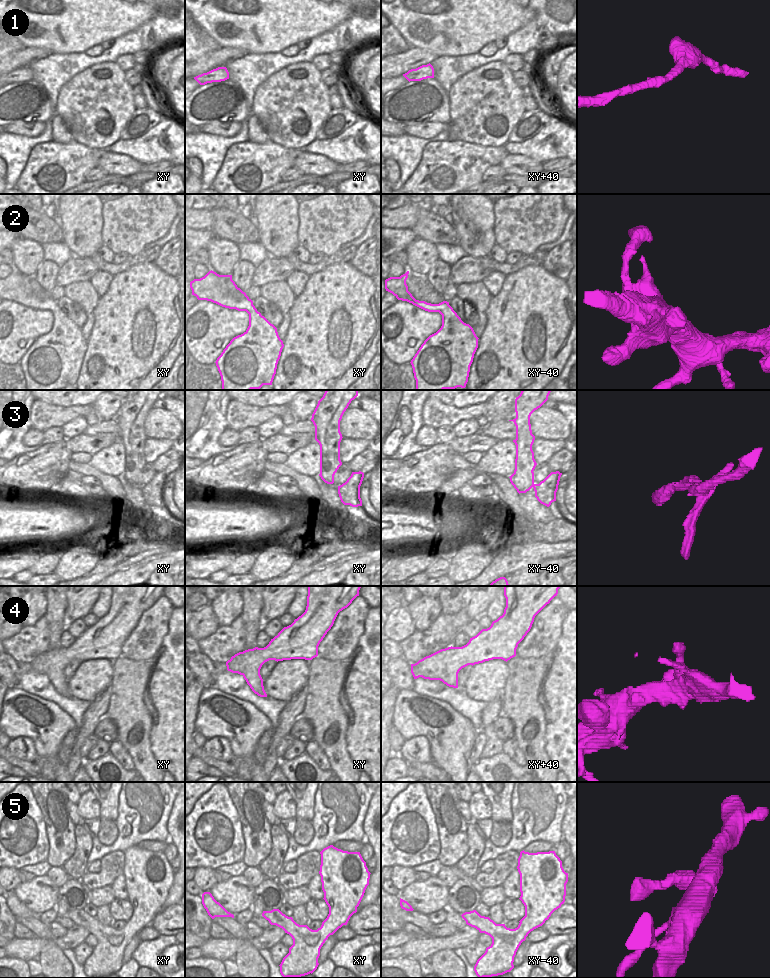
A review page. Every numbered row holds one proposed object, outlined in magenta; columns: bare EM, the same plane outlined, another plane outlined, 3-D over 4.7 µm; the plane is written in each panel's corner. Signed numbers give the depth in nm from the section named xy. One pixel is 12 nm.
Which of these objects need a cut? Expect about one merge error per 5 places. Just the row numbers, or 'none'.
none

